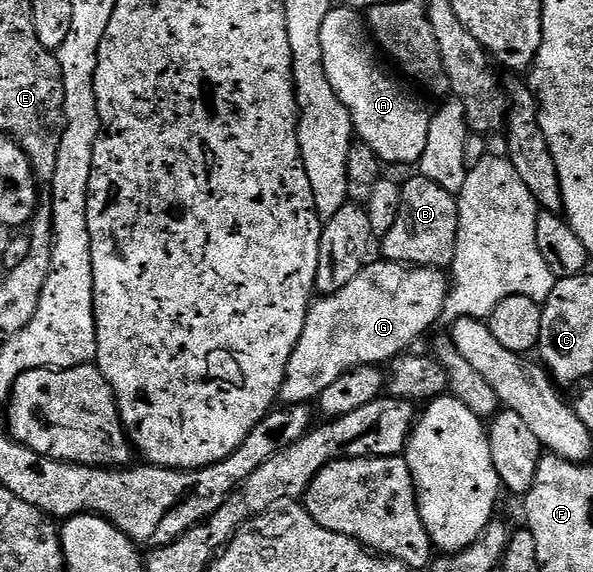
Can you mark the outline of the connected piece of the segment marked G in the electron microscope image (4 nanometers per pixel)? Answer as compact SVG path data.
M380 262L366 263L355 281L310 306L303 337L299 337L299 345L295 345L285 370L279 396L282 404L312 404L343 373L356 367L388 364L406 354L412 348L409 346L444 316L451 286L444 270Z

